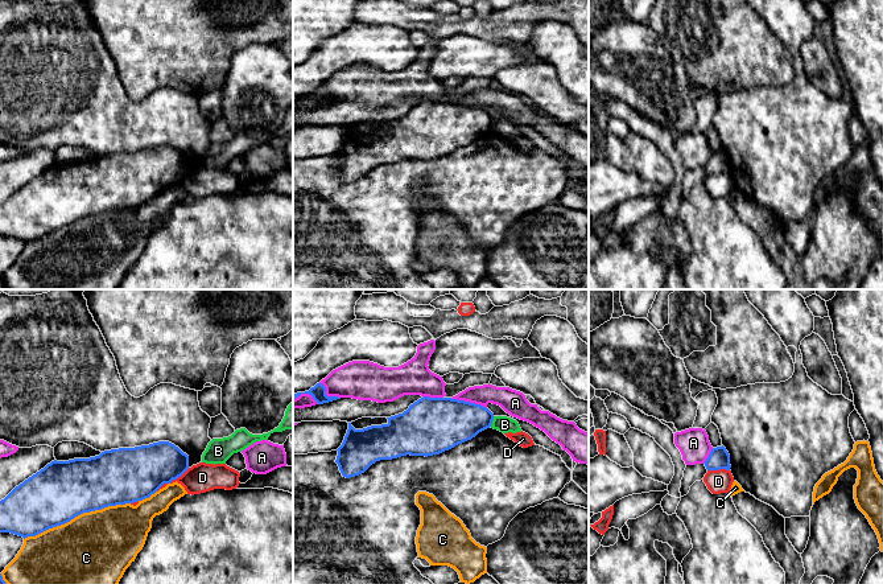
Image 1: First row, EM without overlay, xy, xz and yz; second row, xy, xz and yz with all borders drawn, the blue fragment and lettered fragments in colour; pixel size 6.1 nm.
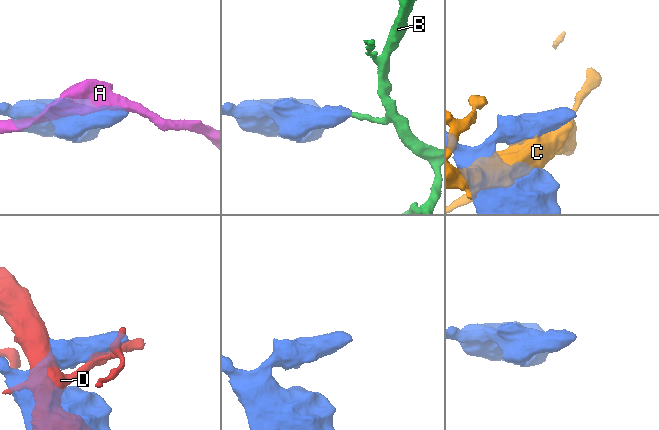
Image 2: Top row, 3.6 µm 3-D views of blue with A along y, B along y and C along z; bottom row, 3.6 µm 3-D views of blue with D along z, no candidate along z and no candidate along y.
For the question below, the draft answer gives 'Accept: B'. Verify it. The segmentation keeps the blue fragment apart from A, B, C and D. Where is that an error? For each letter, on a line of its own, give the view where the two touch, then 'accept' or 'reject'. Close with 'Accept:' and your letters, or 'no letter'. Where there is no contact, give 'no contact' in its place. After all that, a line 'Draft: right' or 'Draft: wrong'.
A: contact in xz; reject
B: contact in xz; reject
C: contact in xy; reject
D: contact in yz; reject
Accept: no letter
Draft: wrong

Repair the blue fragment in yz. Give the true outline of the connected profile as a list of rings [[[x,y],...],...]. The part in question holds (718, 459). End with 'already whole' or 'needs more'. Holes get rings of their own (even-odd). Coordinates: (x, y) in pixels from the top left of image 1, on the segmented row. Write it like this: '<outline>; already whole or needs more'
[[[723,445],[713,448],[703,464],[707,470],[719,470],[719,469],[730,470],[731,468],[730,455]]]; already whole

